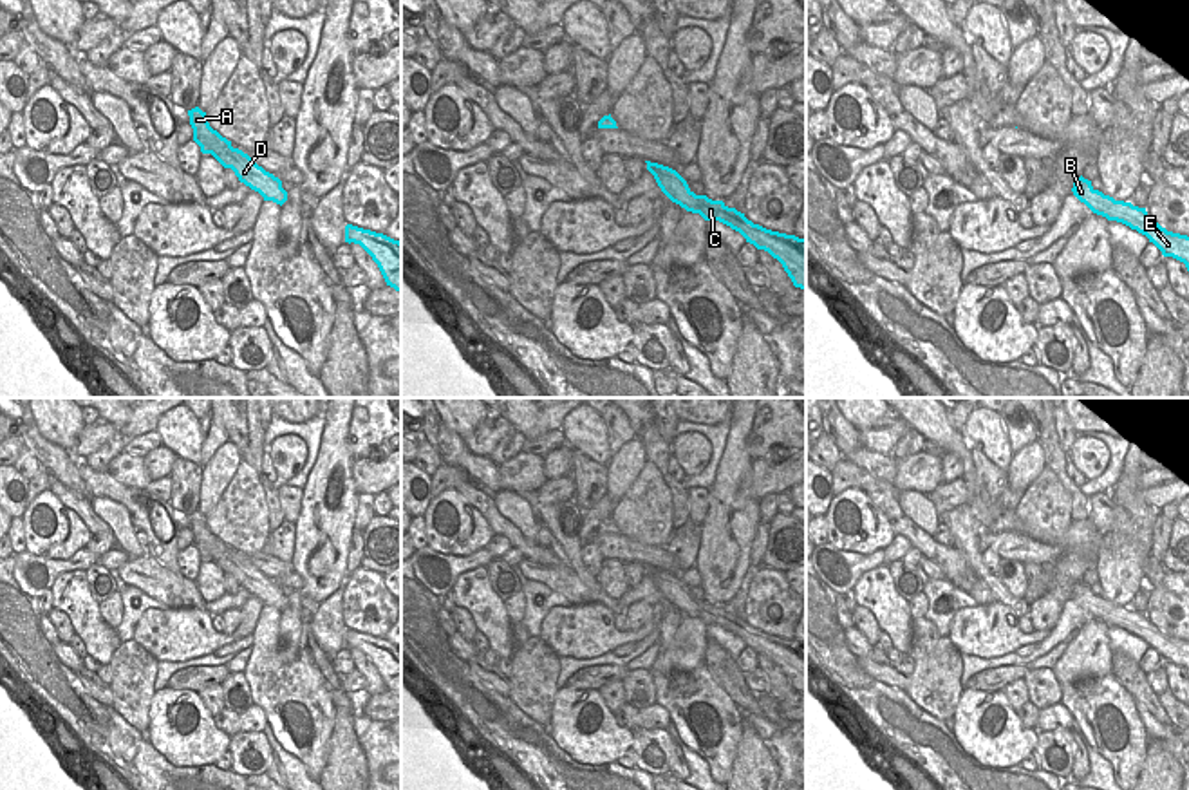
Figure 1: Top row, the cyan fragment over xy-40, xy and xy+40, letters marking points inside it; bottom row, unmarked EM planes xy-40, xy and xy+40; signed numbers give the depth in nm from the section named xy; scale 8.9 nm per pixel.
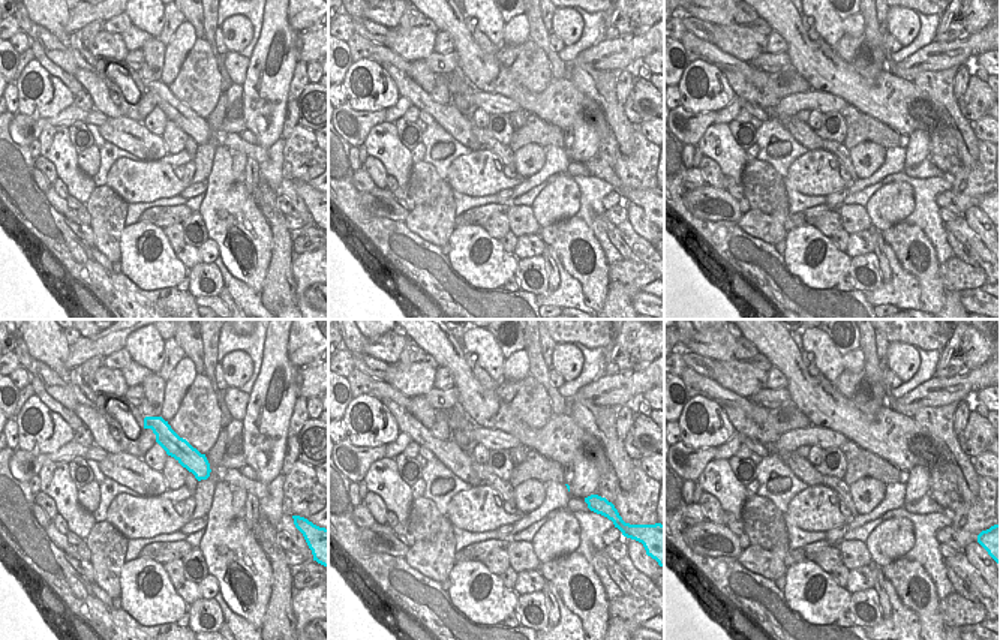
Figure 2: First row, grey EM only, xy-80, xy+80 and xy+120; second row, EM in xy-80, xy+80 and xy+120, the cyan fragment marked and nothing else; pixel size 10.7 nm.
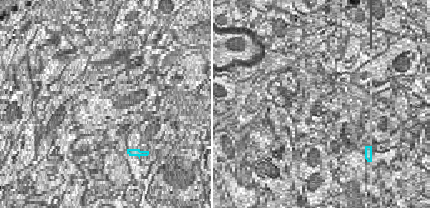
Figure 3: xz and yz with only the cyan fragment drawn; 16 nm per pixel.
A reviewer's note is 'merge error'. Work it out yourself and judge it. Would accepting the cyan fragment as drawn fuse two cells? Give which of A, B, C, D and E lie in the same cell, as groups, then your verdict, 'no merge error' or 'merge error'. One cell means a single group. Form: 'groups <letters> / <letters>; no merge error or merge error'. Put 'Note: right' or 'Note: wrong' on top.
Note: wrong
groups A B C D E; no merge error

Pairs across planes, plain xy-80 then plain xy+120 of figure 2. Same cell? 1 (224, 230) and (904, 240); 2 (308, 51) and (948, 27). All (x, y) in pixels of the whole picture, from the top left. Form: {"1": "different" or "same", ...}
{"1": "same", "2": "different"}

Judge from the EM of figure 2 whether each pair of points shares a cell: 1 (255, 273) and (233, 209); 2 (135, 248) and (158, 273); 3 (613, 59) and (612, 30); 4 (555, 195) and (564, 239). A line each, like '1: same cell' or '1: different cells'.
1: same cell
2: same cell
3: different cells
4: different cells

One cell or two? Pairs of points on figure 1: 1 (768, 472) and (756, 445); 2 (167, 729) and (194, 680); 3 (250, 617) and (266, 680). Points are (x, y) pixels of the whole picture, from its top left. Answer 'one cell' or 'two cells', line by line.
1: two cells
2: two cells
3: two cells

